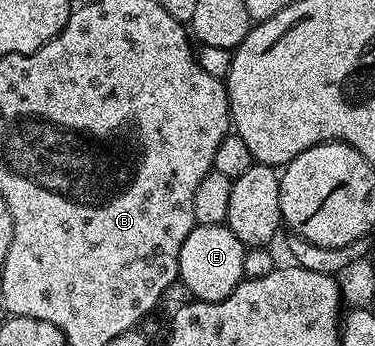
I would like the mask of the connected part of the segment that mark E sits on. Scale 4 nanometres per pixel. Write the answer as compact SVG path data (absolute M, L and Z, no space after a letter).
M196 224L185 236L185 244L181 244L179 253L179 277L185 289L191 293L192 299L201 302L220 302L228 298L243 277L243 255L245 247L237 236L225 224L222 226L201 226Z

